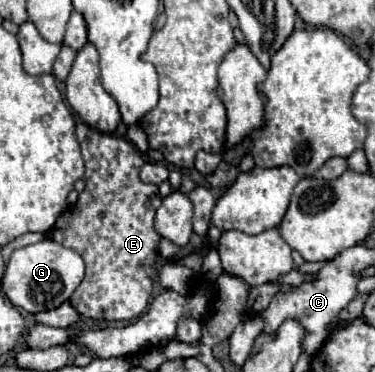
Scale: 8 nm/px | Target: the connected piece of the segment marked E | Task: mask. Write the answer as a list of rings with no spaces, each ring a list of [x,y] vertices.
[[[83,123],[77,125],[75,135],[85,159],[85,191],[79,193],[71,211],[57,219],[47,237],[77,251],[85,261],[85,279],[73,291],[71,305],[91,319],[131,321],[147,309],[157,277],[155,251],[161,237],[153,229],[153,217],[161,205],[159,189],[157,185],[141,183],[139,169],[145,159],[131,141],[101,133]]]

